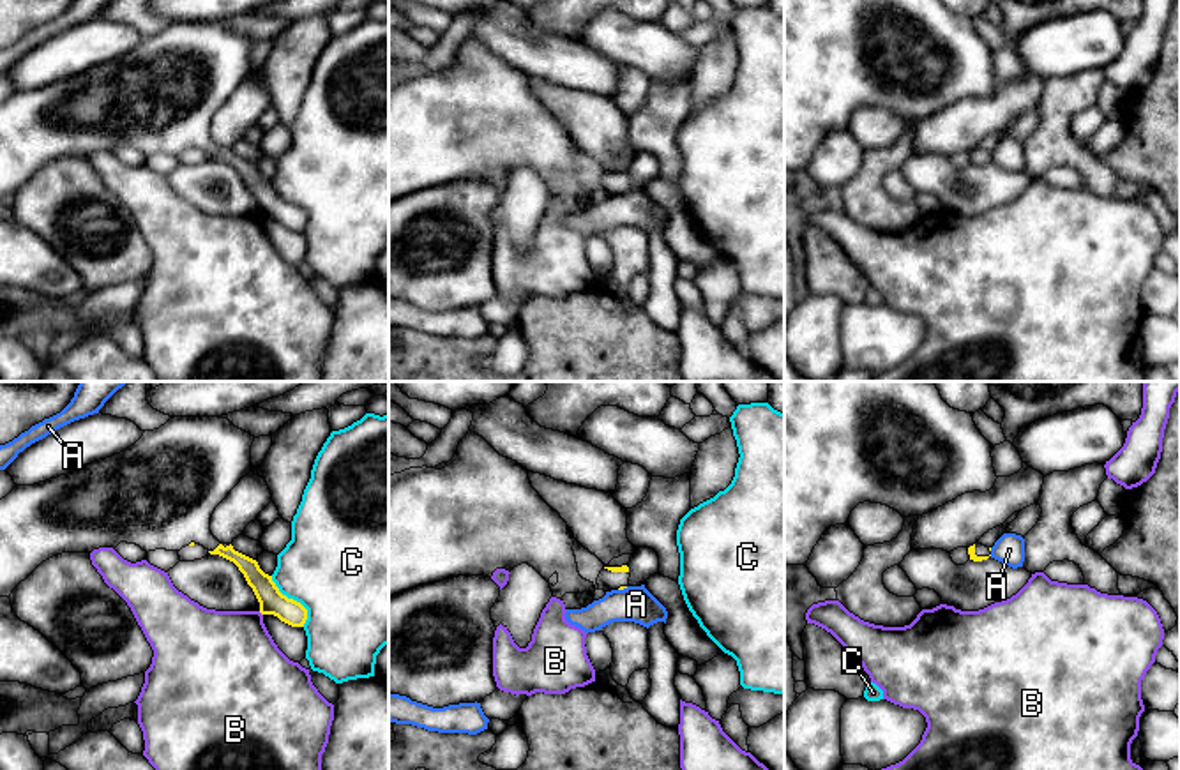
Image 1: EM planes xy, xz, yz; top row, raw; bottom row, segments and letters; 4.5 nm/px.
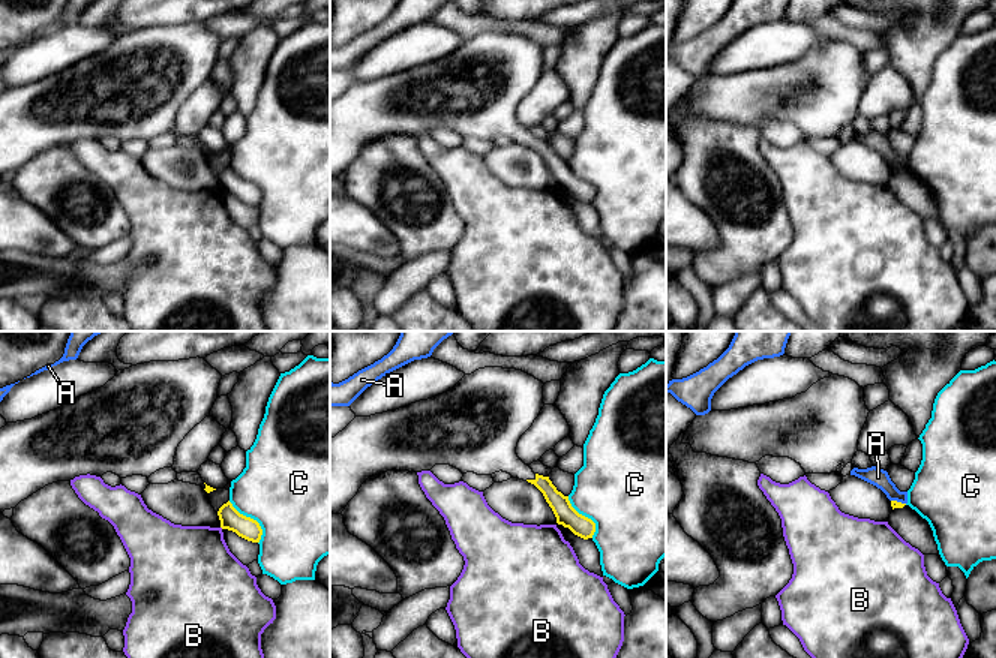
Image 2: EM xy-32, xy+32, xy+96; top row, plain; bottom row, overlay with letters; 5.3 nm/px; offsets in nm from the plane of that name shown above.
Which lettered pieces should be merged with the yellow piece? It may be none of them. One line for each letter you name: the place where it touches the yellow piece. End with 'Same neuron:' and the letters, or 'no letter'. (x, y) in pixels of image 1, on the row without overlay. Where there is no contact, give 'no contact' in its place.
Same neuron: no letter

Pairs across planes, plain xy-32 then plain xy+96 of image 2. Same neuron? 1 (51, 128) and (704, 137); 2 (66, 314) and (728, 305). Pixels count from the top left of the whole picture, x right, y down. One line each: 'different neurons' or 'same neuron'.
1: different neurons
2: different neurons

